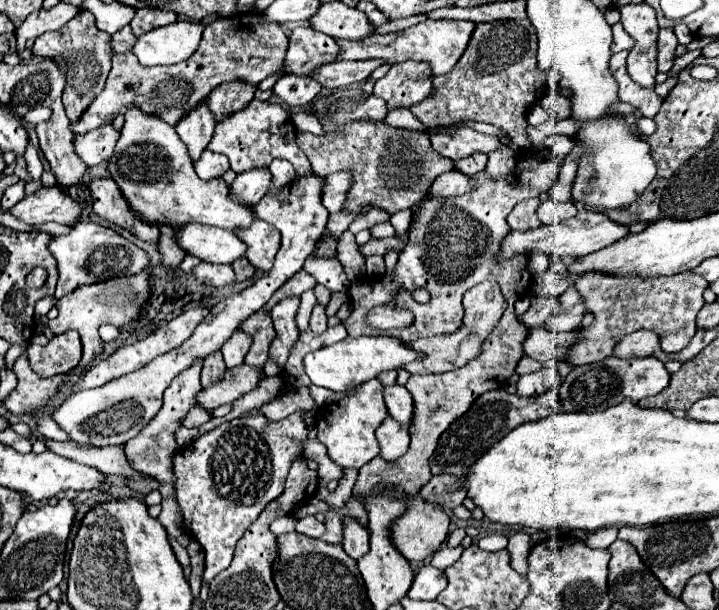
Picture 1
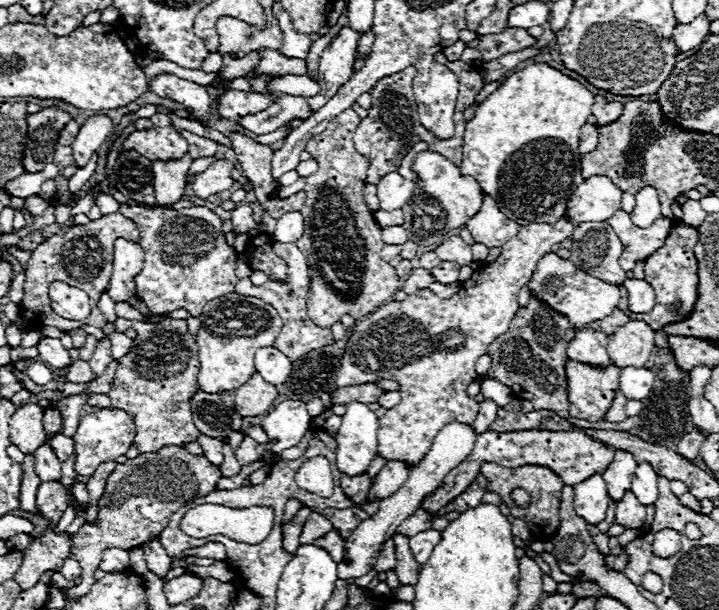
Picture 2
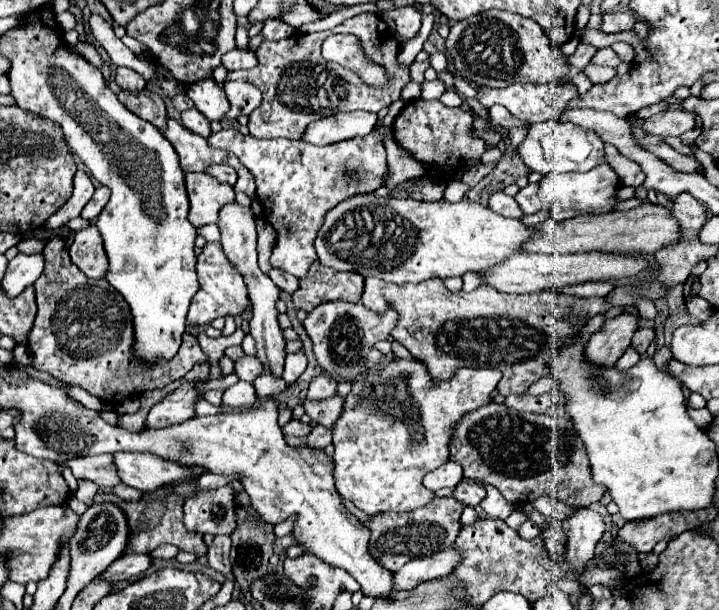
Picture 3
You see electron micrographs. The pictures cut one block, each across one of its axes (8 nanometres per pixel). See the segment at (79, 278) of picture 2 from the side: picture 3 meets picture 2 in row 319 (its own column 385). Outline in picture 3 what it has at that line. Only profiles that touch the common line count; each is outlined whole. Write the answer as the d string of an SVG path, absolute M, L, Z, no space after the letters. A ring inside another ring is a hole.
M358 14L342 22L340 26L314 32L314 34L294 34L292 38L280 42L262 42L258 48L258 64L252 70L234 70L228 72L226 80L246 80L254 84L262 92L262 104L250 114L248 130L256 138L290 138L300 140L304 138L304 128L312 124L312 120L322 120L324 116L334 116L338 112L352 112L352 110L368 110L380 112L384 106L400 100L402 88L410 82L410 66L398 62L398 40L394 36L386 36L382 40L382 28L388 28L386 22L376 14ZM348 32L360 38L364 52L370 52L370 58L378 64L384 64L392 78L384 88L370 88L366 86L354 72L340 64L324 62L320 54L322 42L330 34Z

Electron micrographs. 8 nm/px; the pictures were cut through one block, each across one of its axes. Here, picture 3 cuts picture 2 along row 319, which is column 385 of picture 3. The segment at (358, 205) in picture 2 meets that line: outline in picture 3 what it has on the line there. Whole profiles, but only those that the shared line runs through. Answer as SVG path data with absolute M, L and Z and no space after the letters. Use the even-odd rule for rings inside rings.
M324 302L314 308L312 314L304 320L304 328L314 344L314 354L318 360L318 366L342 380L356 380L356 376L368 376L380 362L386 360L386 356L376 350L374 346L382 340L388 340L392 334L392 328L396 328L396 312L372 312L364 308L364 304L350 304L350 302Z

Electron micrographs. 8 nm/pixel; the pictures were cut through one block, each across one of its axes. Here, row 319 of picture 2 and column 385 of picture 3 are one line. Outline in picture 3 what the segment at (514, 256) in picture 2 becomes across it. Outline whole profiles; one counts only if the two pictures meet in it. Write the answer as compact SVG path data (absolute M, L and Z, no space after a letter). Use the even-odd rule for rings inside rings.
M390 360L378 368L378 374L368 374L364 380L356 380L352 384L352 392L344 400L344 412L332 430L336 448L334 476L340 496L350 500L368 516L376 516L380 512L410 512L434 500L436 494L424 488L422 478L450 460L454 426L466 412L492 402L490 394L500 378L502 372L496 368L460 368L452 380L434 384L420 360Z

